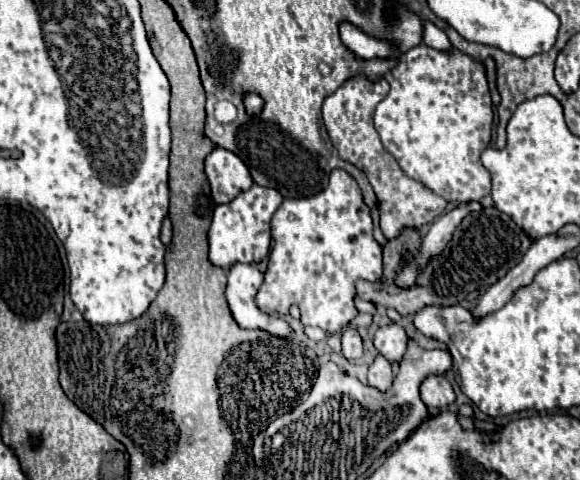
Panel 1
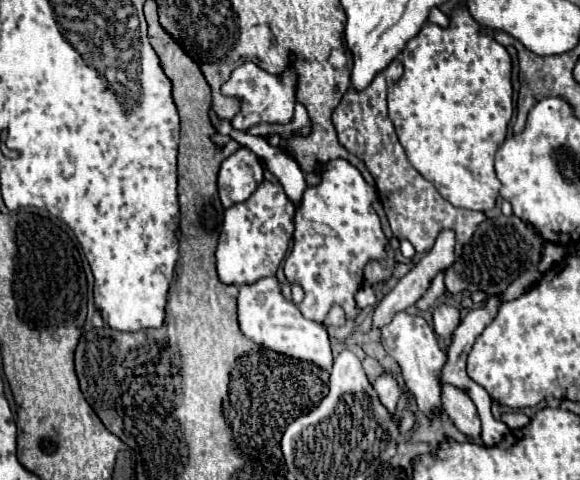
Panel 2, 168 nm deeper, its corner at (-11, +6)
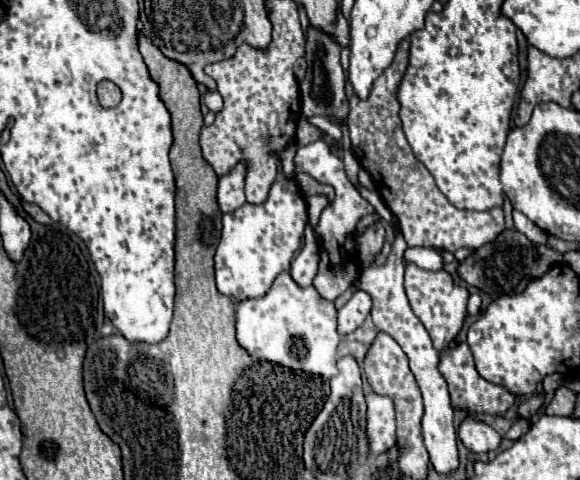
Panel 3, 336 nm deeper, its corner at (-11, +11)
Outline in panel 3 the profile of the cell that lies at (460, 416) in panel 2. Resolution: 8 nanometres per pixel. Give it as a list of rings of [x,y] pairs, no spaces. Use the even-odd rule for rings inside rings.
[[[473,418],[463,420],[457,434],[459,434],[459,440],[463,442],[463,446],[475,454],[485,454],[485,452],[497,450],[503,440],[501,434],[497,434],[491,426],[487,426],[485,422],[477,422]]]

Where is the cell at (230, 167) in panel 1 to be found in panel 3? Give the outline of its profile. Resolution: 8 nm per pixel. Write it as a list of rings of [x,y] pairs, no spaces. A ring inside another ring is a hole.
[[[239,162],[229,174],[219,178],[217,202],[221,212],[233,212],[245,204],[245,164]]]

